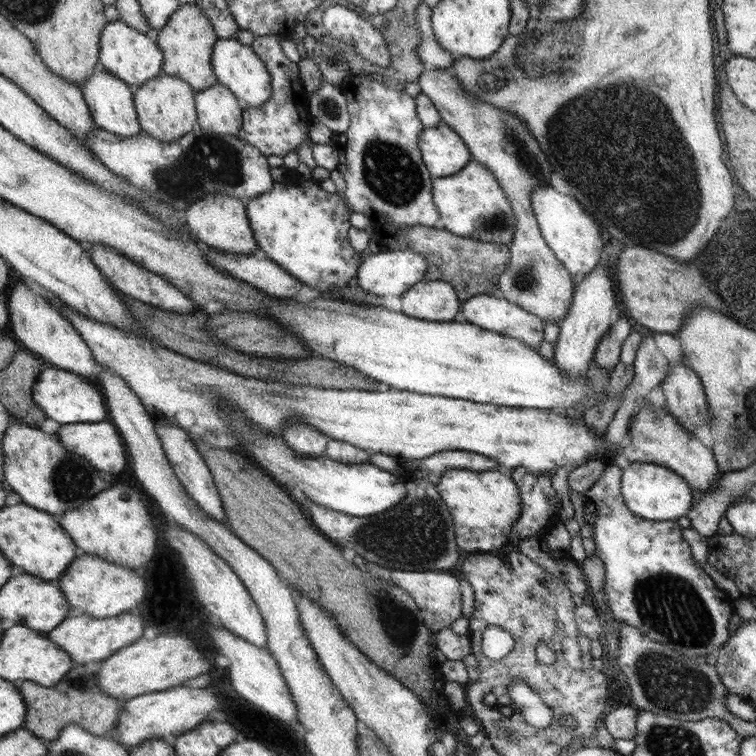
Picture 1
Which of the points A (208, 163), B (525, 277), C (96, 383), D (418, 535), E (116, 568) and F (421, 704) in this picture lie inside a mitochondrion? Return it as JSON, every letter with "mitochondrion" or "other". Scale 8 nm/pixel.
{"A":"mitochondrion","B":"mitochondrion","C":"other","D":"mitochondrion","E":"other","F":"other"}

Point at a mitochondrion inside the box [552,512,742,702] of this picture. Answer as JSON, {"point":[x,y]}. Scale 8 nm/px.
{"point":[668,605]}

